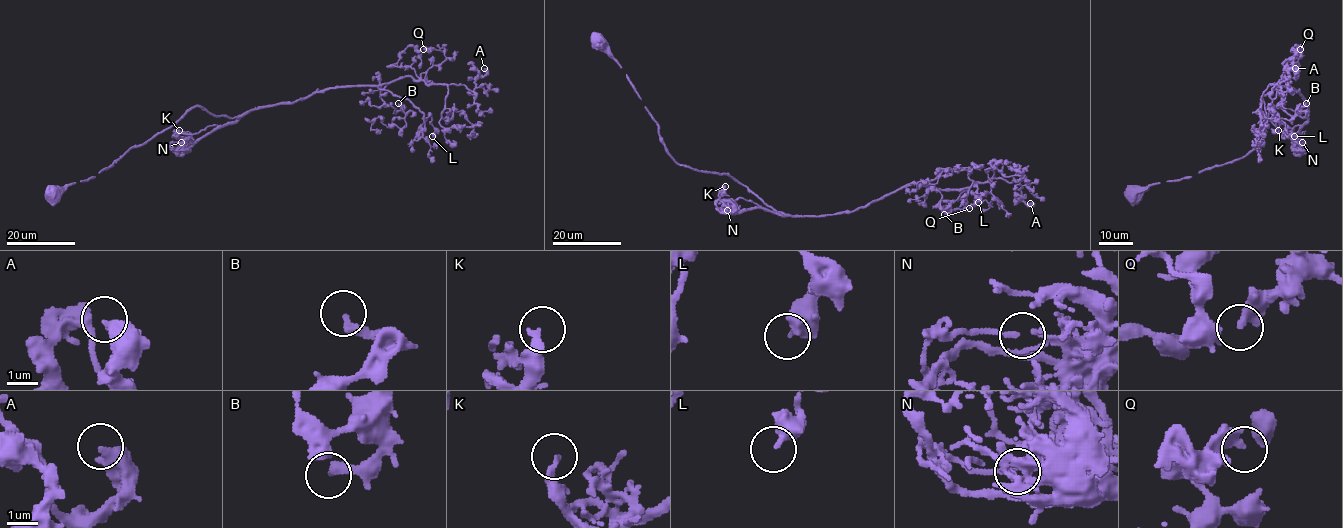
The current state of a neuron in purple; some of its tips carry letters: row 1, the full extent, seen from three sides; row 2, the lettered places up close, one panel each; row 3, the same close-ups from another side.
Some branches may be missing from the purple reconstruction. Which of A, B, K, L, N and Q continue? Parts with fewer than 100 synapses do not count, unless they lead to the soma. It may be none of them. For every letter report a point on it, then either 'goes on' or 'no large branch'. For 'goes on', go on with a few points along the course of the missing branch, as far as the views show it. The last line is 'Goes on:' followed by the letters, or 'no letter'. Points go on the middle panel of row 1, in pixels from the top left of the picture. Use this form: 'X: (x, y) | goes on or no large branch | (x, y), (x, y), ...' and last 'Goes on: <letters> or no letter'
A: (1030, 203) | no large branch
B: (944, 214) | no large branch
K: (725, 186) | no large branch
L: (978, 202) | no large branch
N: (727, 210) | no large branch
Q: (969, 208) | no large branch
Goes on: no letter

